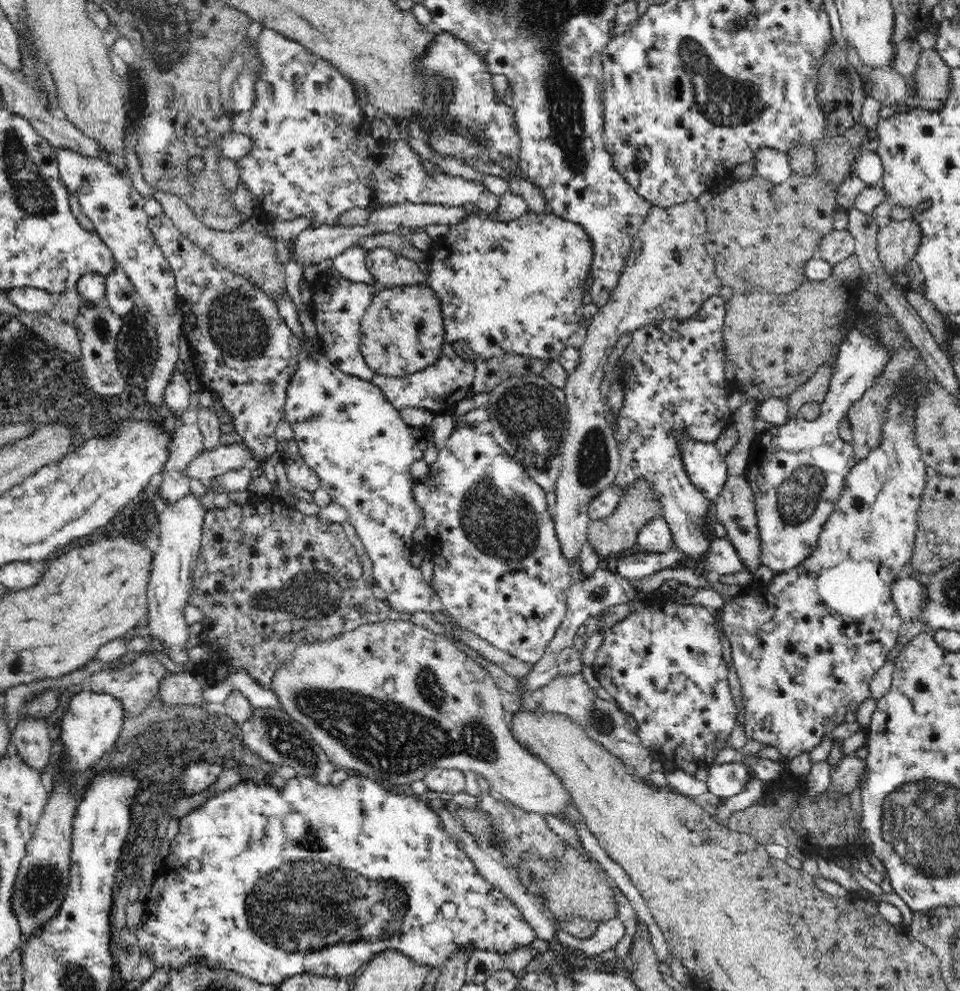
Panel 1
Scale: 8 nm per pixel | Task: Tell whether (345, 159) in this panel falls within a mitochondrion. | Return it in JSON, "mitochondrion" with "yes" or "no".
{"mitochondrion":"yes"}

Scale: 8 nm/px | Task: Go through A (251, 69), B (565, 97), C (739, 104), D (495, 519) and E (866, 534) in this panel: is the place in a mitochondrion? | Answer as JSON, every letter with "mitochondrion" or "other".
{"A":"mitochondrion","B":"mitochondrion","C":"mitochondrion","D":"mitochondrion","E":"mitochondrion"}

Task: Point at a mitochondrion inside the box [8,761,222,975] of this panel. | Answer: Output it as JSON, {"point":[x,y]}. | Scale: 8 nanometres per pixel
{"point":[41,886]}

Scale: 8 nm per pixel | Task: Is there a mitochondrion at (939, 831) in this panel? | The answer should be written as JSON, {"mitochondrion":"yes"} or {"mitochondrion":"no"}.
{"mitochondrion":"yes"}

